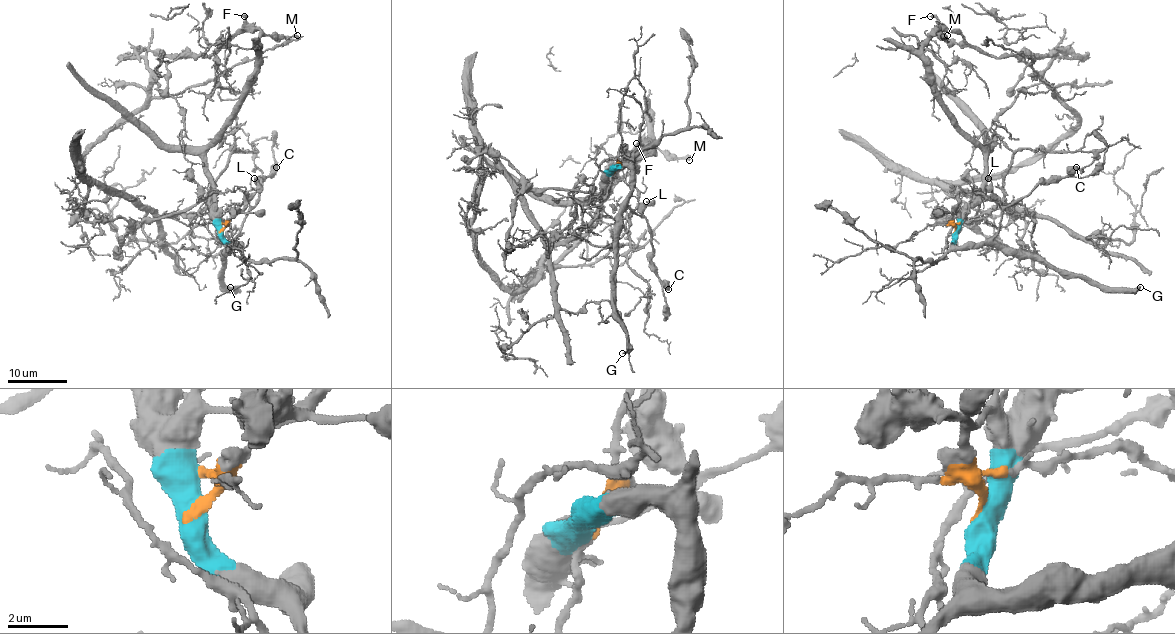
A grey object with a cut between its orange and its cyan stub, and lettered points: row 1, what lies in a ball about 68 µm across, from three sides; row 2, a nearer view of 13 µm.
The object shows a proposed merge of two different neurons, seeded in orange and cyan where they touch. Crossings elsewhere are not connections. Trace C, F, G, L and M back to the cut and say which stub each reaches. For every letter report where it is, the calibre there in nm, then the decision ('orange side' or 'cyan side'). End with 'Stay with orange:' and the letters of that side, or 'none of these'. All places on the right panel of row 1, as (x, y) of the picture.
C: at (1076, 167); 600 nm thick; cyan side
F: at (930, 16); 360 nm thick; cyan side
G: at (1140, 287); 320 nm thick; cyan side
L: at (988, 178); 150 nm thick; cyan side
M: at (947, 35); 420 nm thick; cyan side
Stay with orange: none of these

